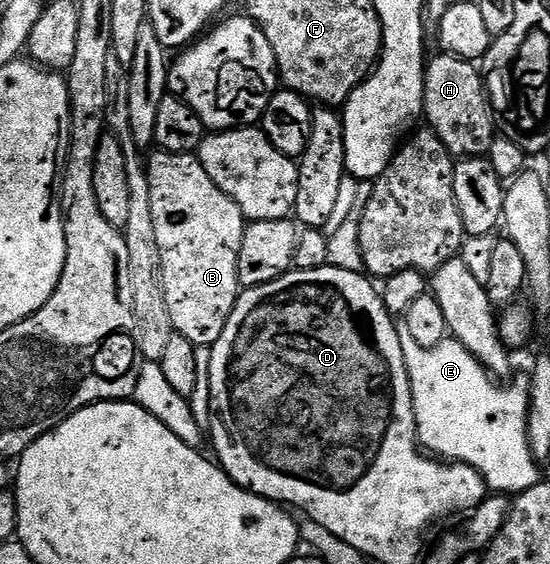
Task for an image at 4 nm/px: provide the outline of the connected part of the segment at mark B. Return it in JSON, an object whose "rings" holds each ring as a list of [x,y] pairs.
{"rings":[[[155,151],[150,156],[145,161],[149,203],[153,203],[153,231],[157,235],[157,251],[161,251],[165,307],[169,307],[171,328],[196,347],[210,347],[221,339],[221,331],[225,331],[225,323],[239,302],[241,286],[237,275],[237,255],[241,255],[245,218],[237,203],[233,203],[233,199],[225,195],[213,179],[209,179],[209,171],[205,171],[195,153]]]}

